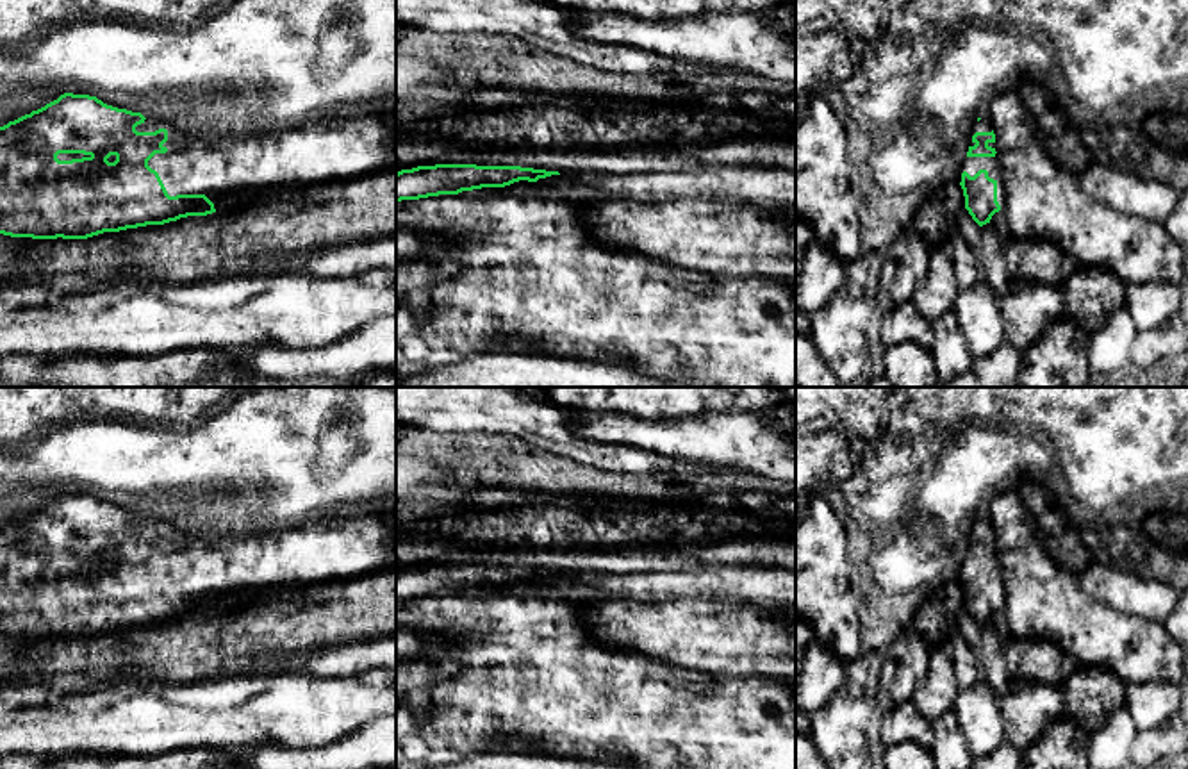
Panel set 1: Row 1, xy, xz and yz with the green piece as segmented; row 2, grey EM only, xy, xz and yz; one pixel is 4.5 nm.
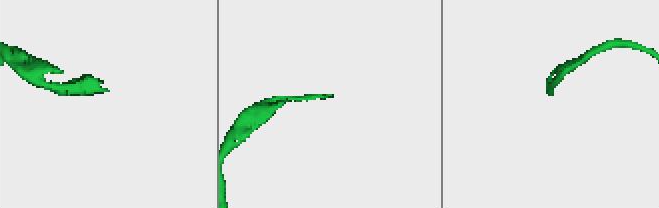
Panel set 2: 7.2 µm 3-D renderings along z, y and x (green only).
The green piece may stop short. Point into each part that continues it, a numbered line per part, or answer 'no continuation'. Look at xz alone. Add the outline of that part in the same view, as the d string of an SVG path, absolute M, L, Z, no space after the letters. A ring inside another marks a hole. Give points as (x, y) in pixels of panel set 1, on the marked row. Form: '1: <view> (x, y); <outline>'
no continuation

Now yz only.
1: yz (971, 165); M967 157L961 162L960 175L956 182L961 182L961 173L967 171L970 177L974 177L979 170L986 170L988 177L997 182L997 202L1001 205L1001 212L1004 209L1004 186L1001 180L1001 164L995 157Z

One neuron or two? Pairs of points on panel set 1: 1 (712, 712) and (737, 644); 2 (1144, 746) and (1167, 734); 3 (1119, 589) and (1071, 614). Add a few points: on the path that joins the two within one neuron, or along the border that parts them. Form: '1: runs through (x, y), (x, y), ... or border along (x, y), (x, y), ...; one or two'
1: border along (684, 668), (719, 677), (766, 677); two
2: runs through (1149, 746), (1162, 739); one
3: border along (1076, 577), (1078, 584), (1097, 600), (1137, 616); two

